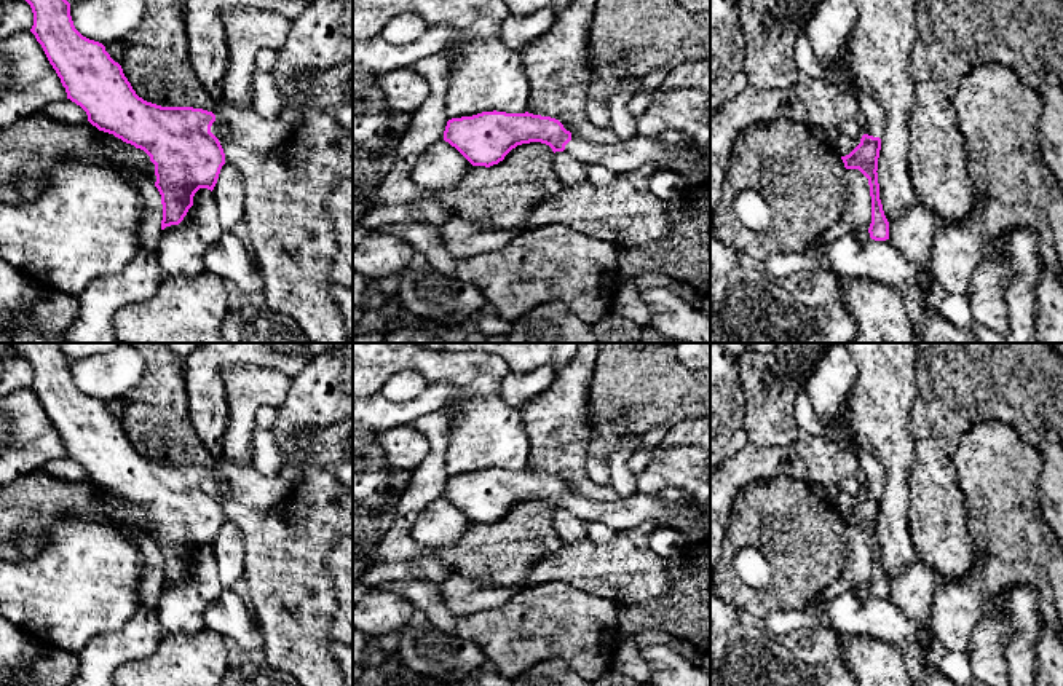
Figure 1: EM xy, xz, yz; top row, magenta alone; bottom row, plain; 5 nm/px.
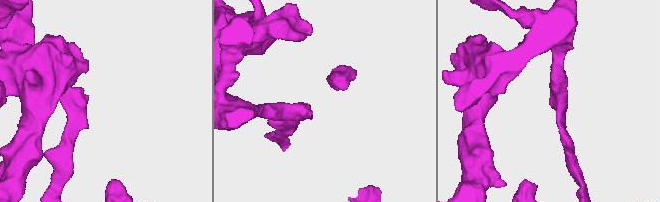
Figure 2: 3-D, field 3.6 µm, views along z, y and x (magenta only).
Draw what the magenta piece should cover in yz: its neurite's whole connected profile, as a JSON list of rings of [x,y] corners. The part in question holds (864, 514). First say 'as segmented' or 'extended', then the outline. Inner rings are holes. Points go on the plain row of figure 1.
extended; [[[871,450],[857,453],[860,480],[865,491],[860,501],[846,514],[841,514],[846,526],[859,526],[870,542],[871,554],[871,581],[868,585],[870,595],[875,598],[889,597],[889,579],[884,573],[883,562],[879,557],[878,541],[878,515],[881,507],[881,496],[886,487],[886,472],[881,461]]]

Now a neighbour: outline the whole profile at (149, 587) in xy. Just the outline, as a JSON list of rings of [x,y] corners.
[[[99,488],[99,511],[121,523],[134,538],[134,544],[144,558],[144,568],[137,582],[140,605],[155,608],[161,595],[163,562],[161,552],[131,518],[126,501],[113,491]]]

